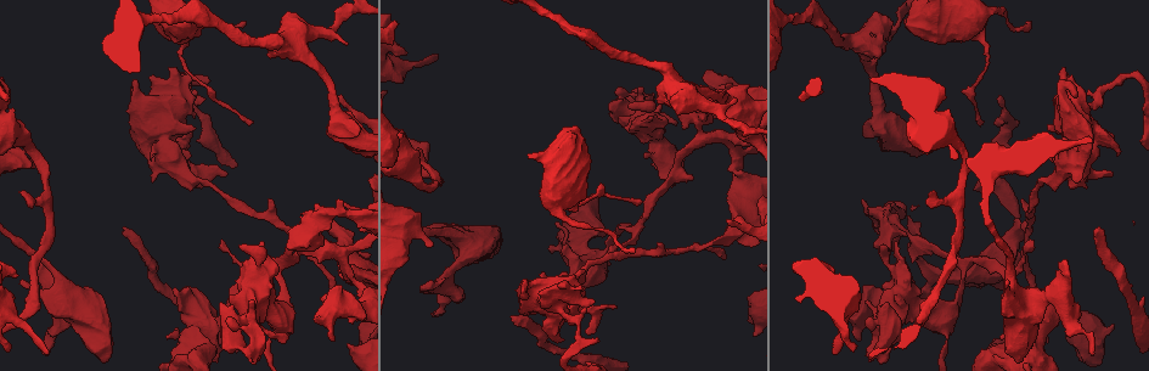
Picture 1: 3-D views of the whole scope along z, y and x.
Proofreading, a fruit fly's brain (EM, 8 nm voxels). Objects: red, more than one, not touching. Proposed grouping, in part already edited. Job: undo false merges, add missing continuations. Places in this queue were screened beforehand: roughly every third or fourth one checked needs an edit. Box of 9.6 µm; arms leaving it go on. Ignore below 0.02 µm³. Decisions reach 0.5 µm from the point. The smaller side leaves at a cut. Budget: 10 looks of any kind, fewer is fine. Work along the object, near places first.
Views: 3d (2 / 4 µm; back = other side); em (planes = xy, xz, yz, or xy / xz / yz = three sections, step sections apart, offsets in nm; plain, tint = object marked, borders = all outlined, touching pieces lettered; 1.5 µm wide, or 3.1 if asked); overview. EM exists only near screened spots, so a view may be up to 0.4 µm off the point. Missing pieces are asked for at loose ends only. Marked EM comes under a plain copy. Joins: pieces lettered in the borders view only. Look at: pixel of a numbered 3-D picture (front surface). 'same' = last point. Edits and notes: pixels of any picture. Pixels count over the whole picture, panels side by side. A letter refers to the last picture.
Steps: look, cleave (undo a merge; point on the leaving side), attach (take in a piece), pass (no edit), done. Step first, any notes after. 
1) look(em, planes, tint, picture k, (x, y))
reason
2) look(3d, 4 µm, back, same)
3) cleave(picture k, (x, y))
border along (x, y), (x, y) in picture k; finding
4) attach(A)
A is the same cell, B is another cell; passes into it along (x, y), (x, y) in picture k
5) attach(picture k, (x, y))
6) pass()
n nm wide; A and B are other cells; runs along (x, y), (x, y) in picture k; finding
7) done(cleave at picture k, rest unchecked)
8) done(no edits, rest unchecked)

look(em, planes, borders, picture 1, (270, 59))
an open end

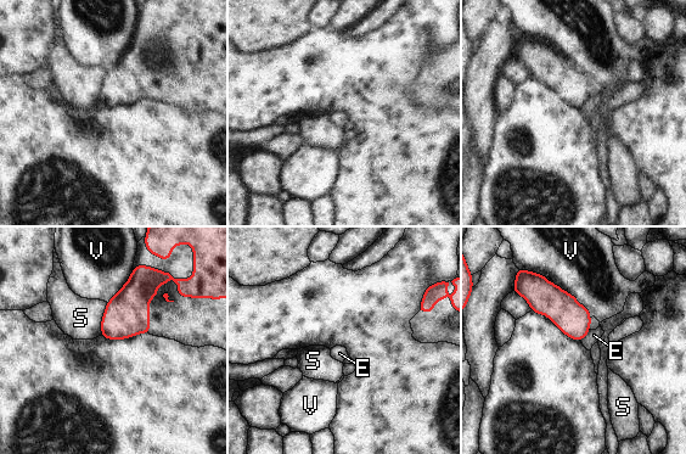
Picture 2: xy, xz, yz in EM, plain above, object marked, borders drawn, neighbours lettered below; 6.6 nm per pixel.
pass()
E, S and V are other cells; none of them fits

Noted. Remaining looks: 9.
look(3d, 2 µm, picture 1, (980, 122))
branch stops here

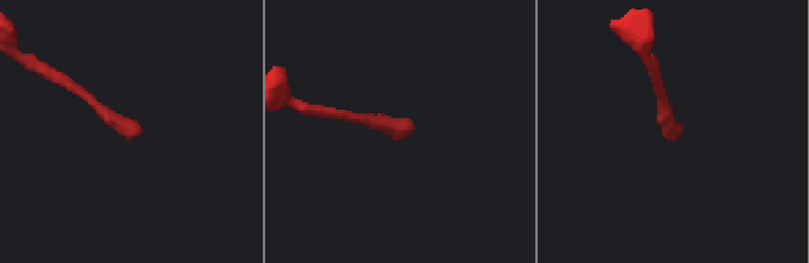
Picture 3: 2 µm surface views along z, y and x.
look(em, yz, step 4, borders, picture 3, (405, 118))
shape alone is not enough

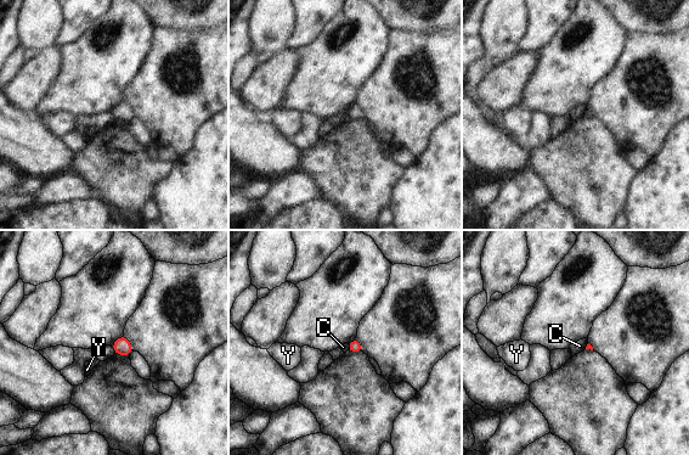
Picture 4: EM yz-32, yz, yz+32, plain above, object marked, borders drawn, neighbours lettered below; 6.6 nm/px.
look(em, planes, borders, same)
another direction

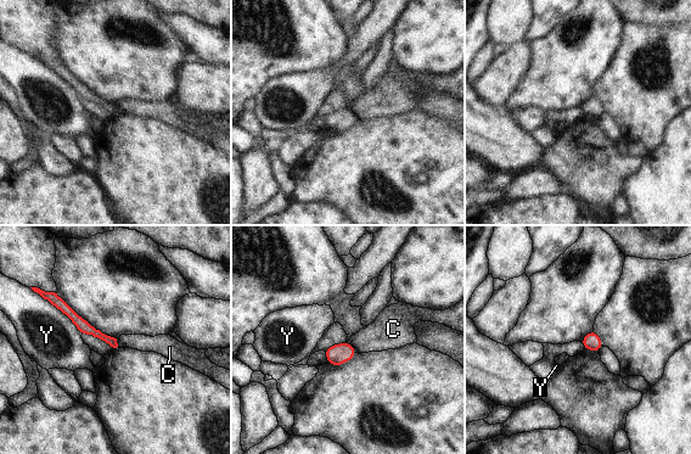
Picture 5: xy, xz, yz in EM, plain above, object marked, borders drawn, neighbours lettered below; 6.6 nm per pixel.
pass()
Y touches over 380 nm; C and Y are other cells; none of them fits

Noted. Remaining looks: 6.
look(3d, 2 µm, picture 1, (945, 347))
calibre changes

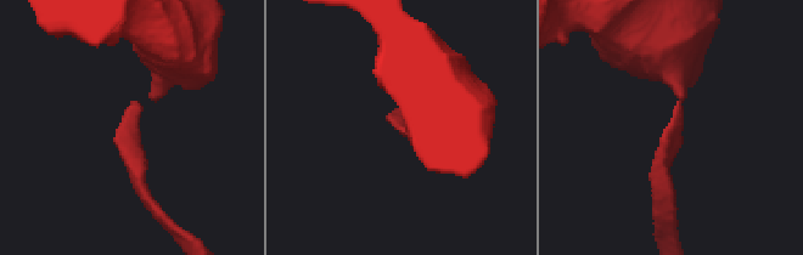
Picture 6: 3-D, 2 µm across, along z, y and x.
look(em, planes, borders, picture 6, (137, 127))

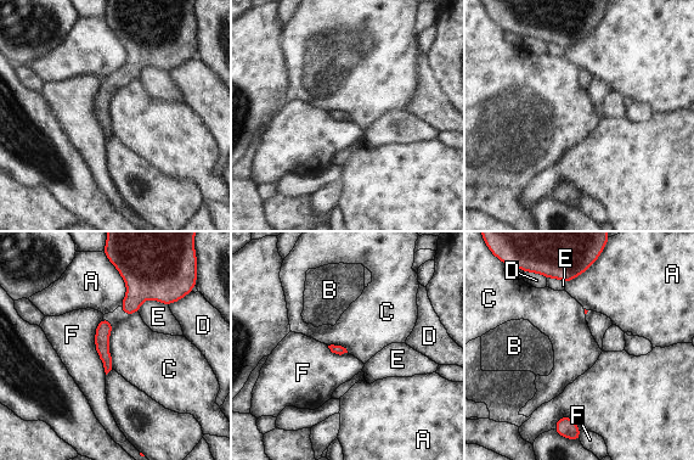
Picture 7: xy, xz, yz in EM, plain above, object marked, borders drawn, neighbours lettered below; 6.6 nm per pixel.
pass()
F touches over 380 nm; A, B, C, D, E and F are other cells; runs along (103, 321), (103, 353), (107, 368) in picture 7; continuous, no second neuron

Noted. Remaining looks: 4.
look(3d, 4 µm, picture 1, (404, 55))
branch stops here

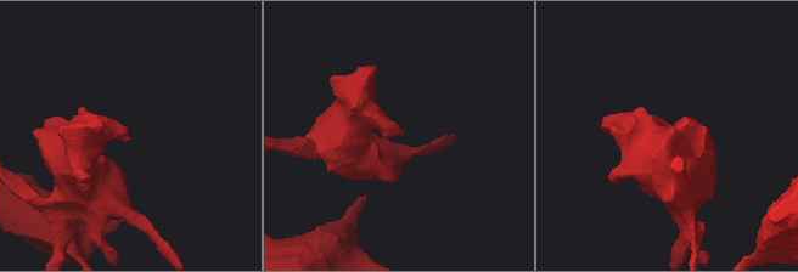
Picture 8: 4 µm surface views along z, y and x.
look(em, xy, step 8, borders, picture 8, (400, 135))

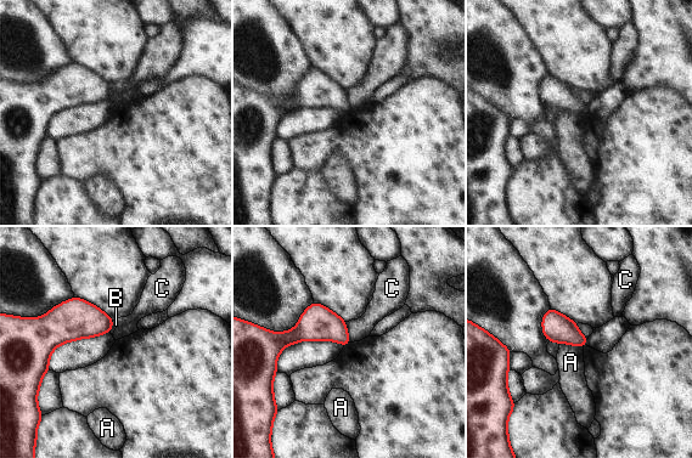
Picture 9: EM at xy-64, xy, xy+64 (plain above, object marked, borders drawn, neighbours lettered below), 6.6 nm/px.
look(em, planes, borders, same)
another direction

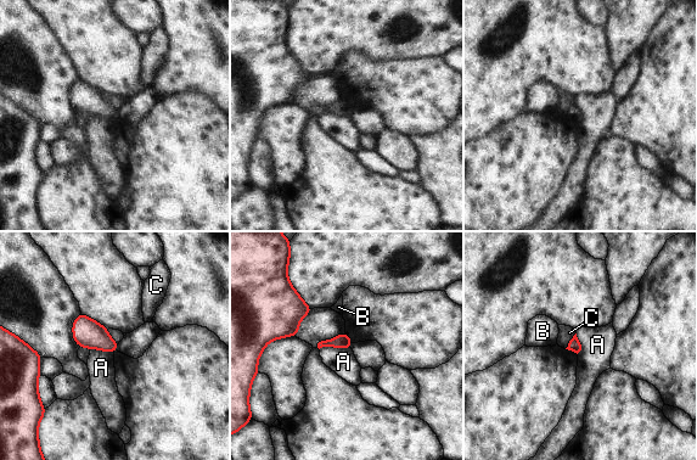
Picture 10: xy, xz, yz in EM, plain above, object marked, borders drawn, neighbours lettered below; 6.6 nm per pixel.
pass()
A, B and C are other cells; border along (319, 348), (337, 347), (350, 349) in picture 10; no lettered piece goes on from it

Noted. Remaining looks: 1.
done(no edits, rest unchecked)

